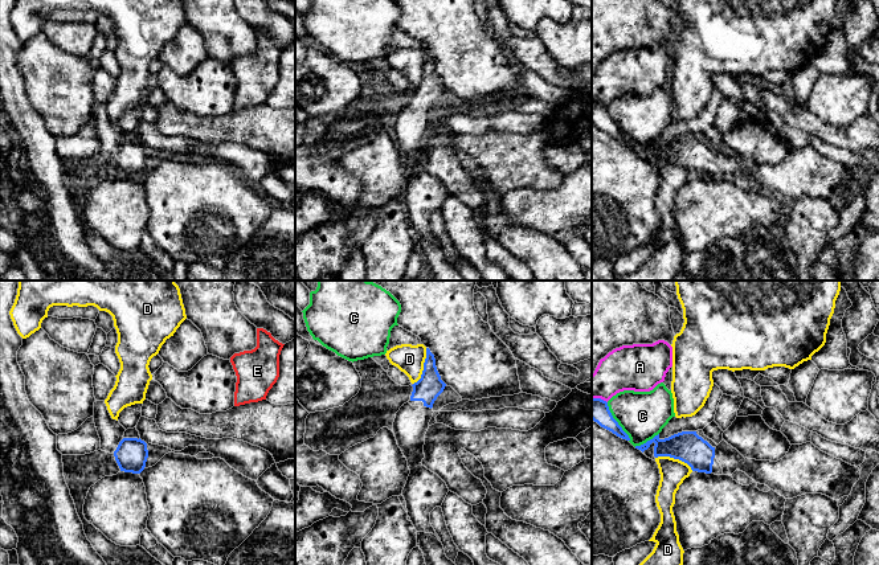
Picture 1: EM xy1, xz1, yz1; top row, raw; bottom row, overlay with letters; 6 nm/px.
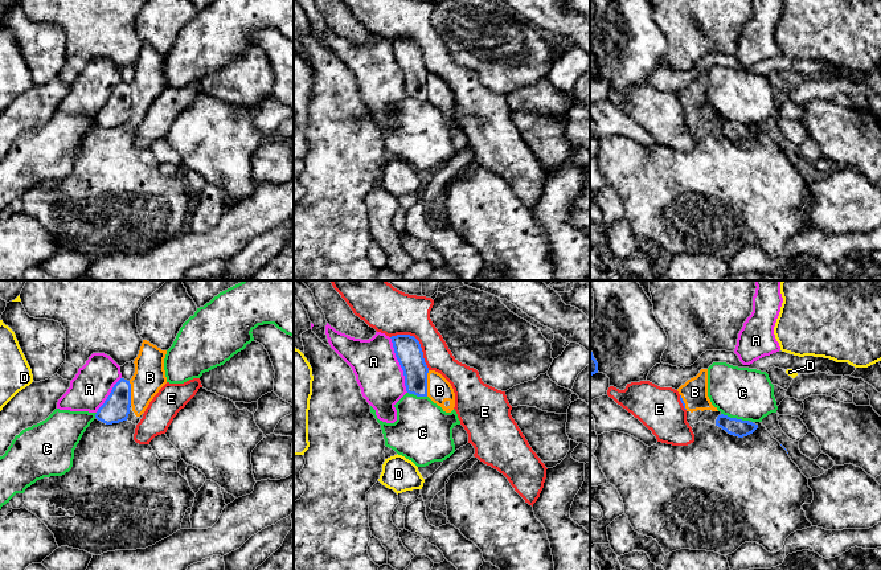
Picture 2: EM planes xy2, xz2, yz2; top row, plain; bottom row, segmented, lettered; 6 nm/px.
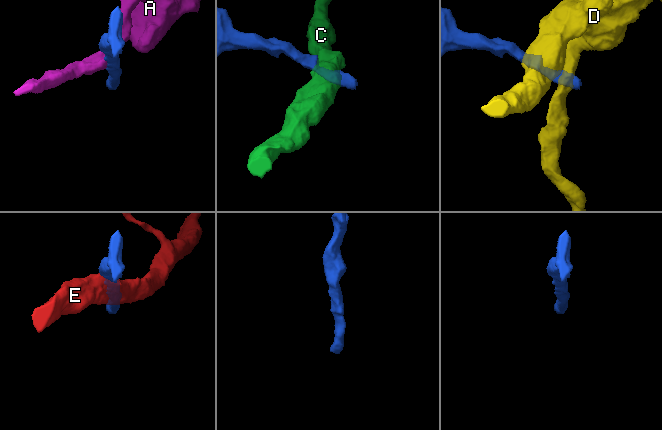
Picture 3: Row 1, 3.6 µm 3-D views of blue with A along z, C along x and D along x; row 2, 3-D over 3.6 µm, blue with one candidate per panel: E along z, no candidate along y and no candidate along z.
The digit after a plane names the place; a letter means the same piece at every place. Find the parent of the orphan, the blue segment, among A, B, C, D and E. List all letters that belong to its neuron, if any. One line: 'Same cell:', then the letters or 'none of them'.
Same cell: none of them

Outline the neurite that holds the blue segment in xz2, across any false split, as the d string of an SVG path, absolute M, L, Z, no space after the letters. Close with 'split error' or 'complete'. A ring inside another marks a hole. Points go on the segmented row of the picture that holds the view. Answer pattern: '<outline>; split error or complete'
M397 335L390 339L396 357L403 370L406 391L417 397L427 397L429 368L419 341L410 335Z; complete

